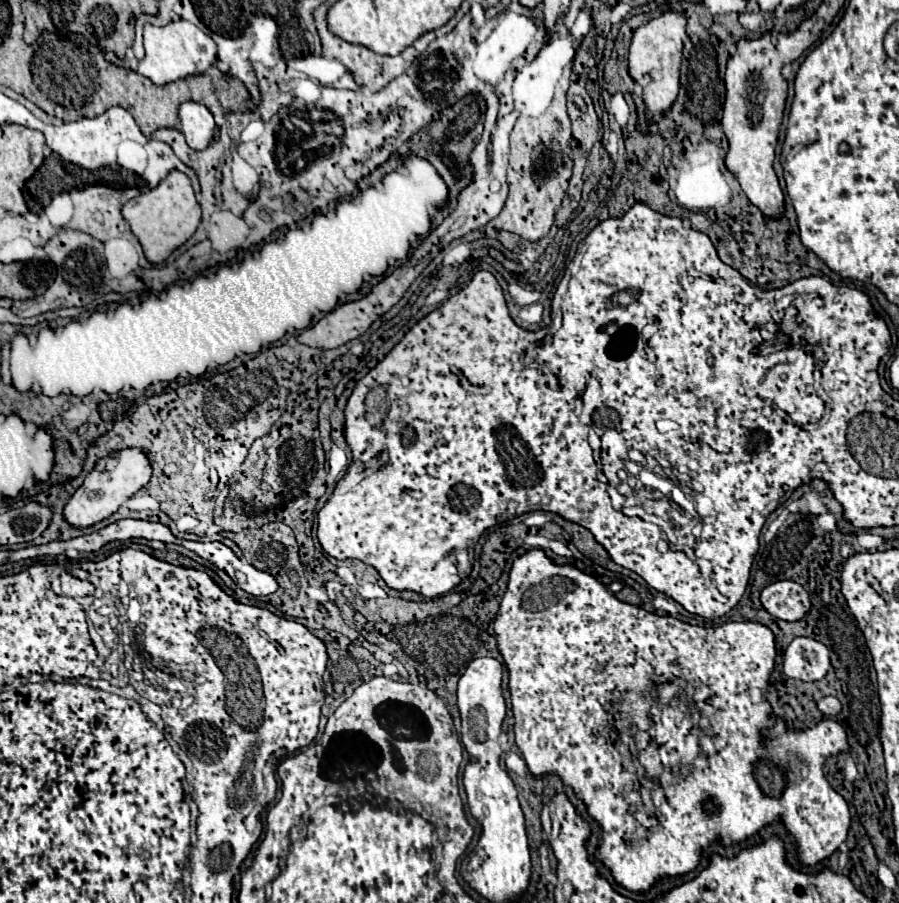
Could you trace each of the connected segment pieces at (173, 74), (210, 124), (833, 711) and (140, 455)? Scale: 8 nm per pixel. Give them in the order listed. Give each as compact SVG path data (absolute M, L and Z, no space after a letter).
M174 20L166 26L154 26L146 22L144 24L144 50L146 50L146 56L140 62L138 72L150 78L158 86L174 82L190 74L202 74L216 60L214 40L188 20Z
M186 100L180 104L178 114L182 124L180 130L186 136L188 146L194 150L204 150L212 142L214 130L216 130L216 122L210 110L204 104Z
M826 696L818 702L818 708L822 714L826 716L836 716L840 712L840 704L838 704L838 698L833 696Z
M124 448L120 452L112 452L106 458L100 458L92 472L84 478L84 484L74 492L70 502L64 508L64 518L68 524L76 528L94 526L96 522L112 516L130 496L134 496L140 488L150 482L152 476L152 460L142 448Z

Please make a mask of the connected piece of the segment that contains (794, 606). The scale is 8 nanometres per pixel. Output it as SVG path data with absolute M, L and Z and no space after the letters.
M780 580L764 588L760 602L772 616L786 622L802 620L810 610L808 592L792 580Z

